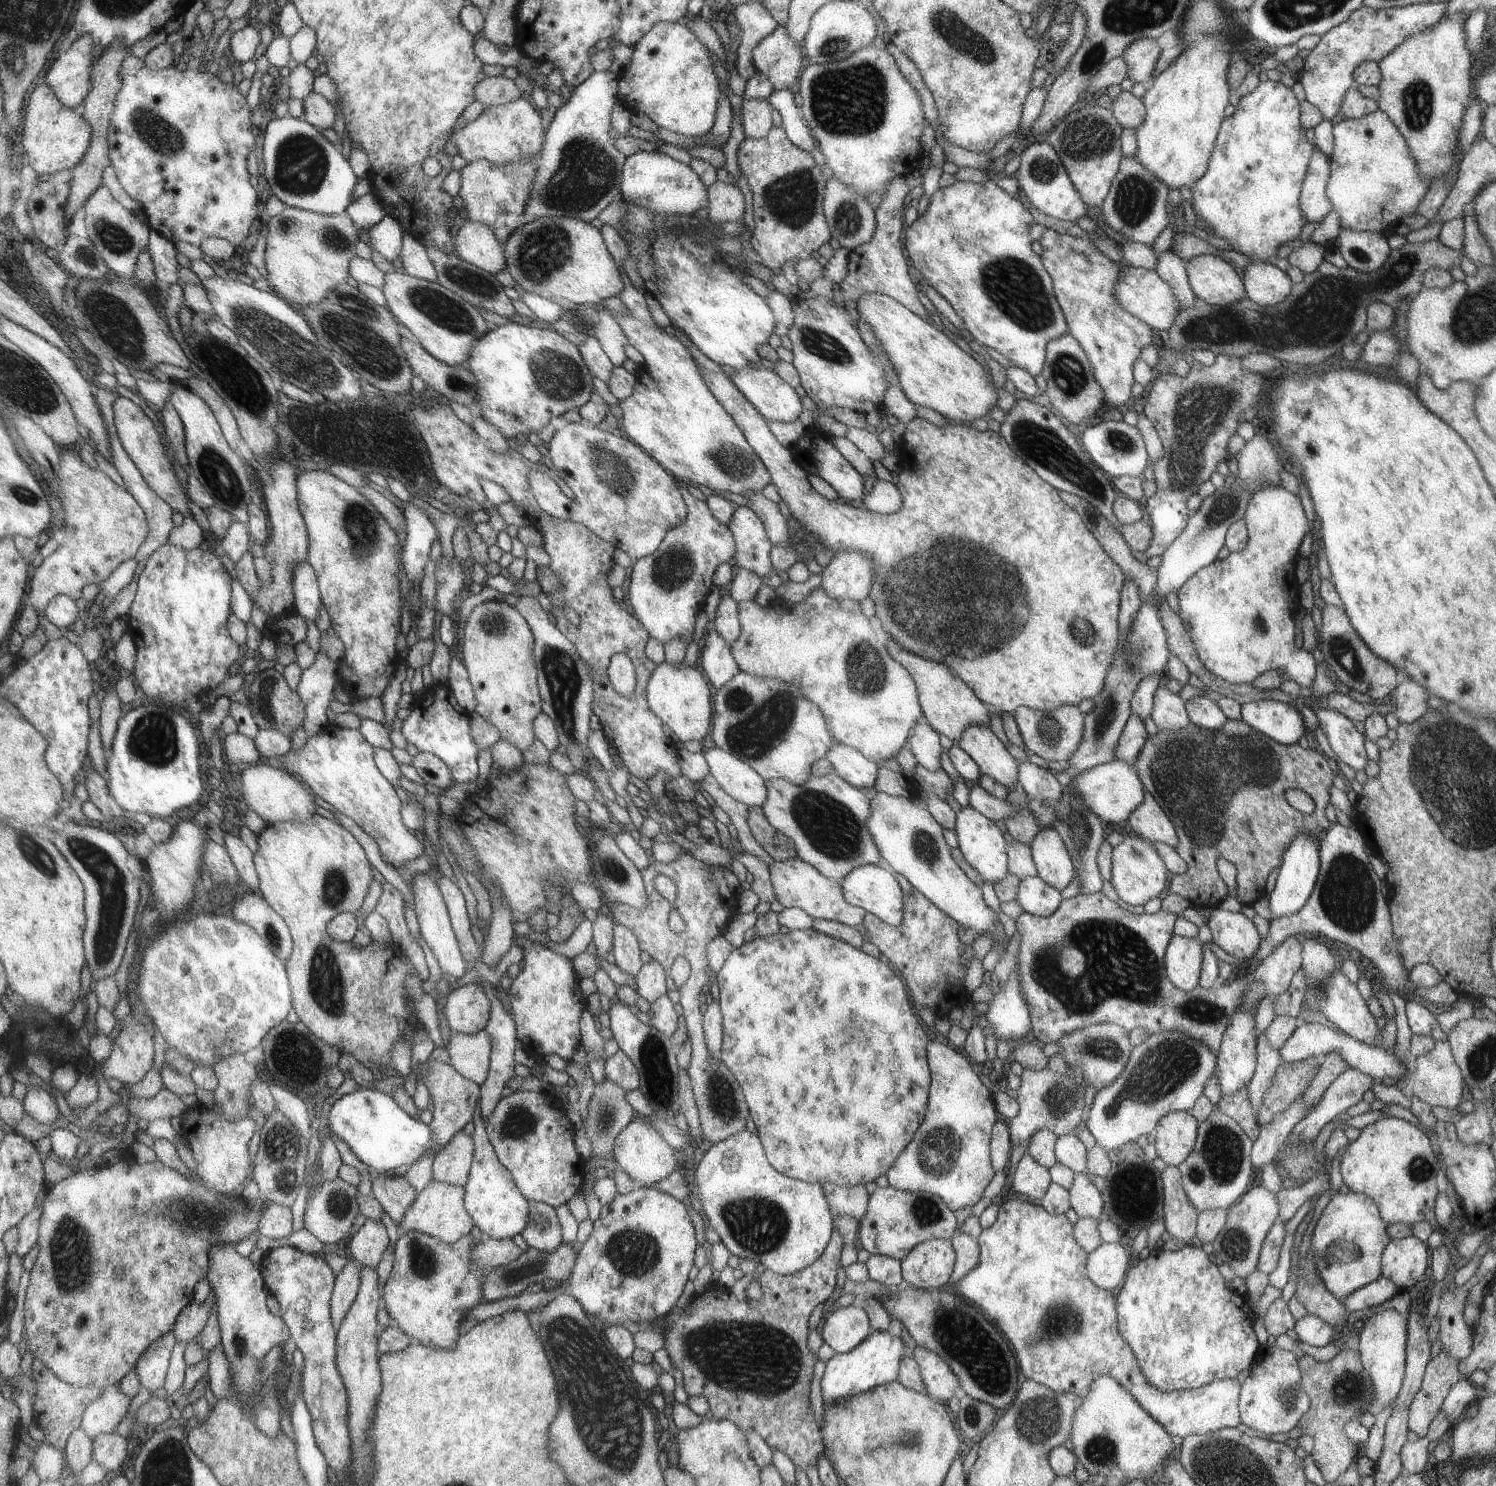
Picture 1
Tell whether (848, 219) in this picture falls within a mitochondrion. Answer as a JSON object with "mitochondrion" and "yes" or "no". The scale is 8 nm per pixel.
{"mitochondrion":"yes"}

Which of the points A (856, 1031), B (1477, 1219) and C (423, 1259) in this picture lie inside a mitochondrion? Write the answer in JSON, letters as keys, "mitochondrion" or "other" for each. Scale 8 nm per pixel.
{"A":"mitochondrion","B":"other","C":"mitochondrion"}

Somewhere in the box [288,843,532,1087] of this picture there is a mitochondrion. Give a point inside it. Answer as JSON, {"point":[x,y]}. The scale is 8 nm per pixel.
{"point":[326,985]}

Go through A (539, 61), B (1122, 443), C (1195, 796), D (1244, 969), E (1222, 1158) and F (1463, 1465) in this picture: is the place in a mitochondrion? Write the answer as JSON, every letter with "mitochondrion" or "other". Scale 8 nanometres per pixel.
{"A":"other","B":"mitochondrion","C":"mitochondrion","D":"other","E":"mitochondrion","F":"other"}

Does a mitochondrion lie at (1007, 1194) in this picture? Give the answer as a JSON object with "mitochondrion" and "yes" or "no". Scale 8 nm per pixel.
{"mitochondrion":"no"}

